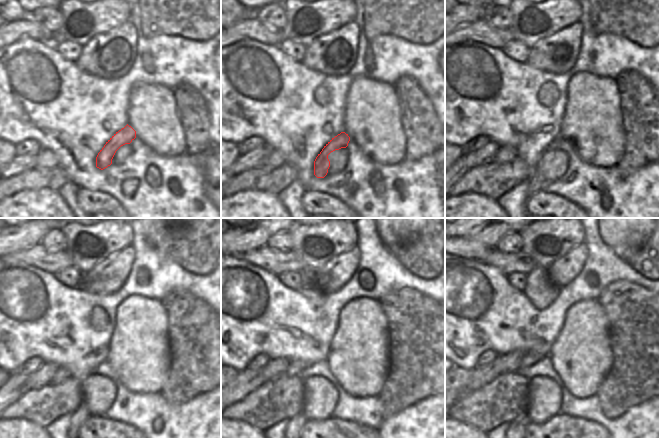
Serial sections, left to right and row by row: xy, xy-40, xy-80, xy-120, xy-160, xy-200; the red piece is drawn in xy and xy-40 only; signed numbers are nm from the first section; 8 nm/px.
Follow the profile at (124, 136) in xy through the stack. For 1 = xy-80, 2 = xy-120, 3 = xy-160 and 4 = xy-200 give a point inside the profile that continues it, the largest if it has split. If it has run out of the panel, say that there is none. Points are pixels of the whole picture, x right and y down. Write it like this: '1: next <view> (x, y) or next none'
1: next xy-80 (535, 183)
2: next xy-120 (78, 417)
3: next xy-160 (298, 421)
4: next xy-200 (522, 421)

